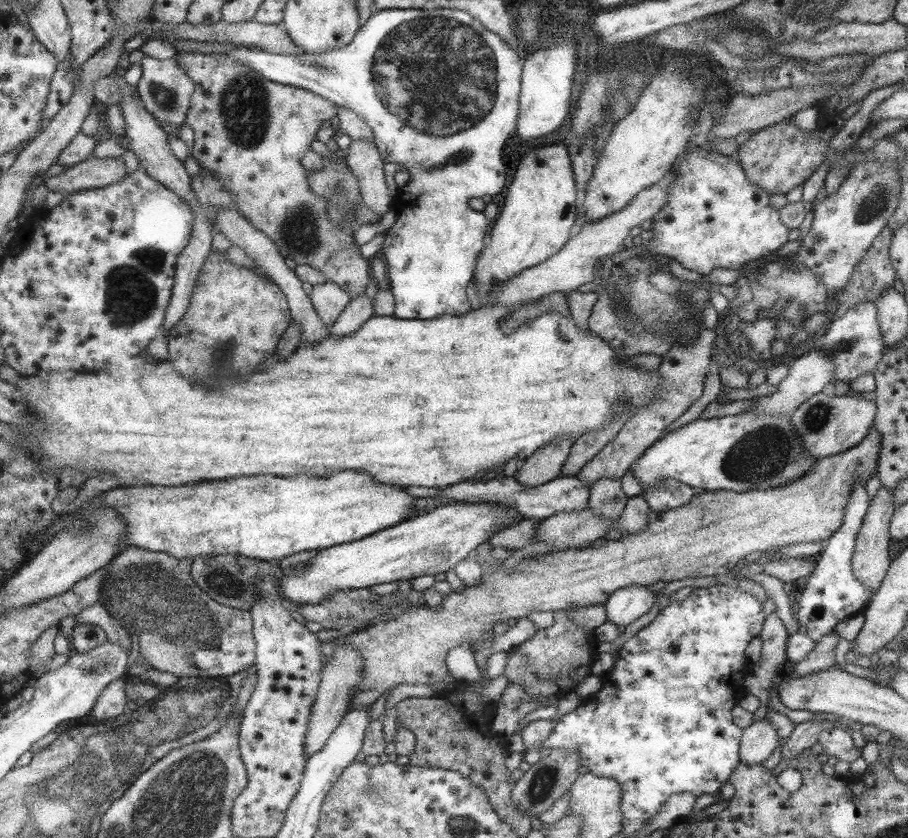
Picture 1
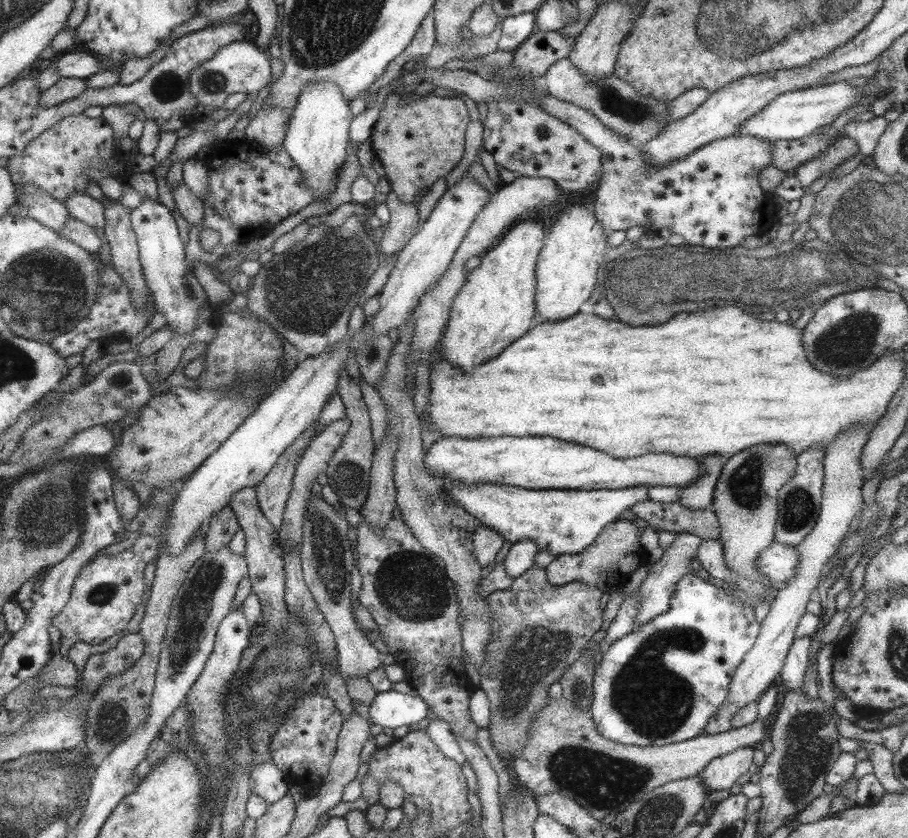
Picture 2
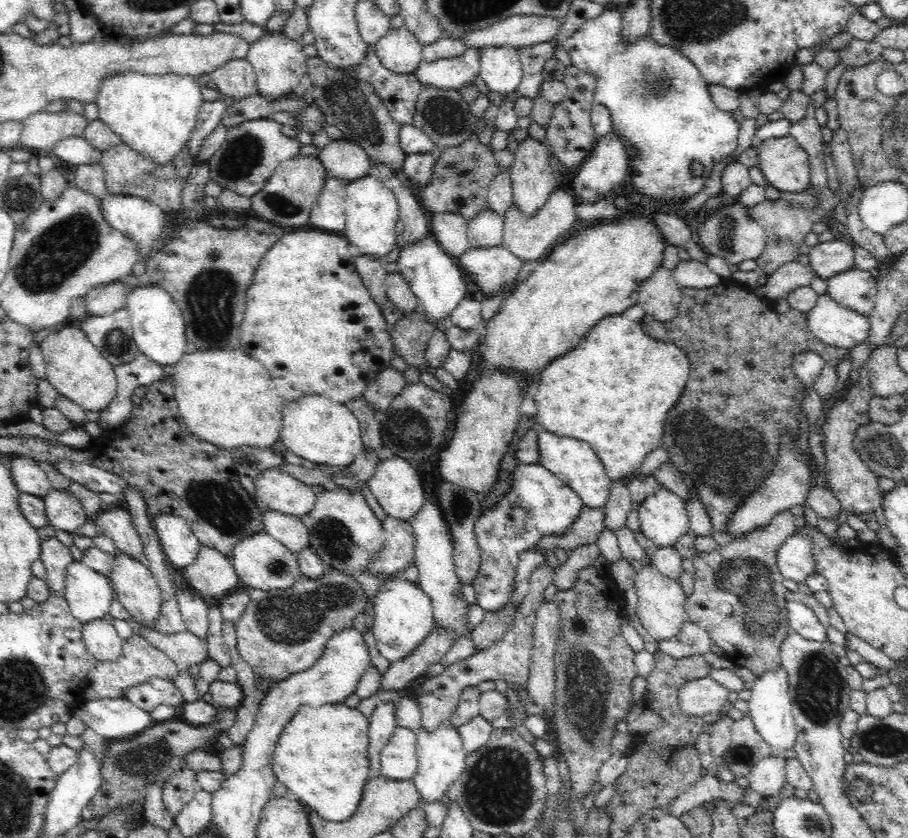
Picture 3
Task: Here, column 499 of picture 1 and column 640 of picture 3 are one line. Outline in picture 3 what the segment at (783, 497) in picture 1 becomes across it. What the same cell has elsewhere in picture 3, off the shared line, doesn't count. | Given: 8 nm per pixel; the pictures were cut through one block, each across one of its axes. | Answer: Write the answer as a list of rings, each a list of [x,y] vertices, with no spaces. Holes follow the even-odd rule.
[[[642,562],[633,588],[634,593],[638,596],[636,614],[638,614],[642,626],[659,642],[670,640],[673,636],[676,636],[686,621],[683,607],[687,596],[681,584],[663,575],[652,565]]]

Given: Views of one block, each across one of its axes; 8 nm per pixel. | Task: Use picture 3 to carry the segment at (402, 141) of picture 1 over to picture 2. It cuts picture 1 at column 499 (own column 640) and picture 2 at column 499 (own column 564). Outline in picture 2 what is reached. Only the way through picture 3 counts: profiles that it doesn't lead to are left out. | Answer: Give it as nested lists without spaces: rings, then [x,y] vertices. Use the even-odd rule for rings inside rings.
[[[523,12],[501,20],[501,36],[497,42],[497,49],[501,52],[517,50],[535,32],[536,16],[534,12]]]

